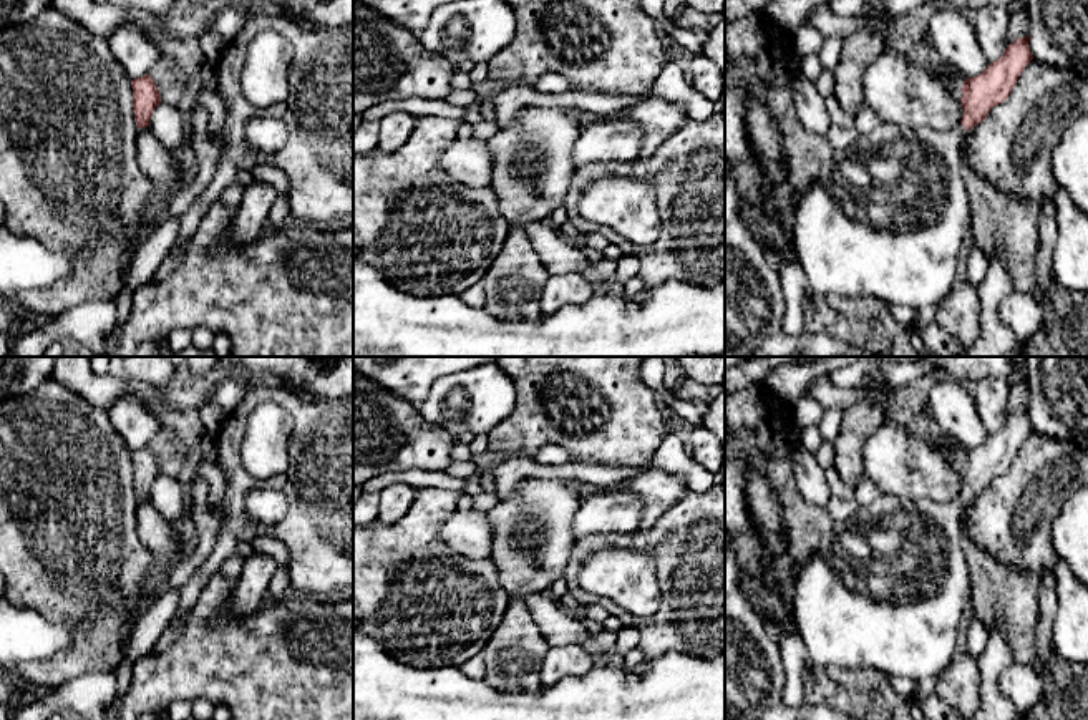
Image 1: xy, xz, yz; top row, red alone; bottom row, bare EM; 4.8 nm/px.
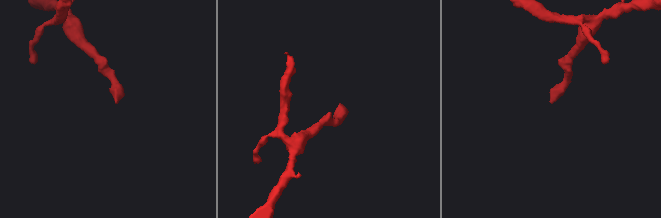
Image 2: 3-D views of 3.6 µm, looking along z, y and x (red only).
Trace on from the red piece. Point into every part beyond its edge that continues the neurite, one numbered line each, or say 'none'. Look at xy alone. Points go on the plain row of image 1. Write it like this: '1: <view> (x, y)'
none

